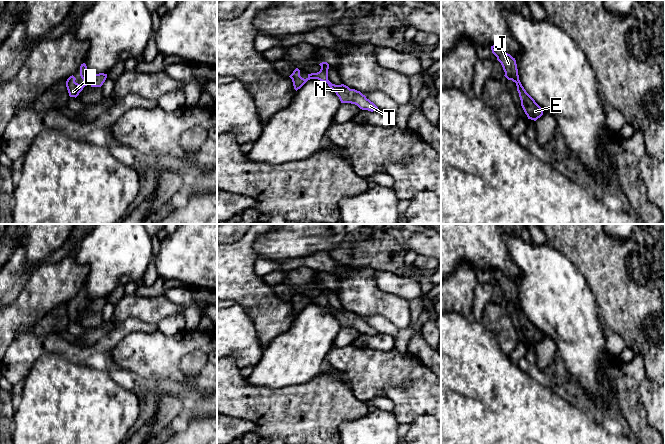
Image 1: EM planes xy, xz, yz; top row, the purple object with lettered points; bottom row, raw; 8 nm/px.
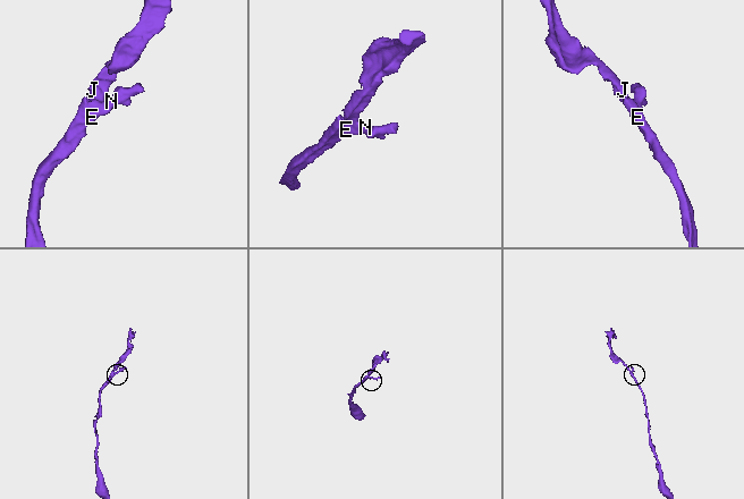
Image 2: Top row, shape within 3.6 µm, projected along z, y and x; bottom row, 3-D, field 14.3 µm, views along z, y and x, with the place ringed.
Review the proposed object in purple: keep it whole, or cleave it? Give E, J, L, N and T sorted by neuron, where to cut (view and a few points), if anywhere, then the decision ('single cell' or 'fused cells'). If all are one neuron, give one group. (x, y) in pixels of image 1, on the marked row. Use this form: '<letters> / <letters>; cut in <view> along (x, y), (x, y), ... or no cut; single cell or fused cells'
E J L N T; no cut; single cell

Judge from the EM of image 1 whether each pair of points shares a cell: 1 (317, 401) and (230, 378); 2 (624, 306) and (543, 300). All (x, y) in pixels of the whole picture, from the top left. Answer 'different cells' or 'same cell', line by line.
1: same cell
2: different cells

